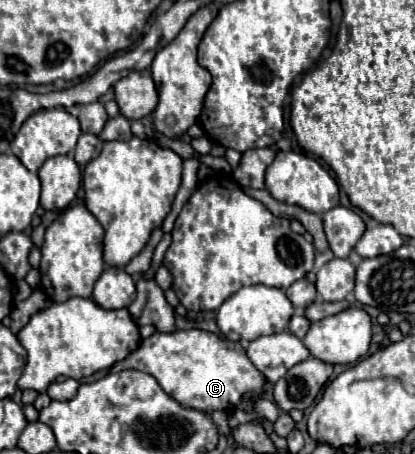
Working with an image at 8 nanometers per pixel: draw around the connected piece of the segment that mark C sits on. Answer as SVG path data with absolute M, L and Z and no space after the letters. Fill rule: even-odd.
M177 329L171 333L155 331L149 339L125 359L127 369L139 369L157 379L163 391L187 409L203 413L225 411L231 413L239 407L241 399L249 393L251 401L263 397L265 375L249 361L241 343L227 341L203 329Z

